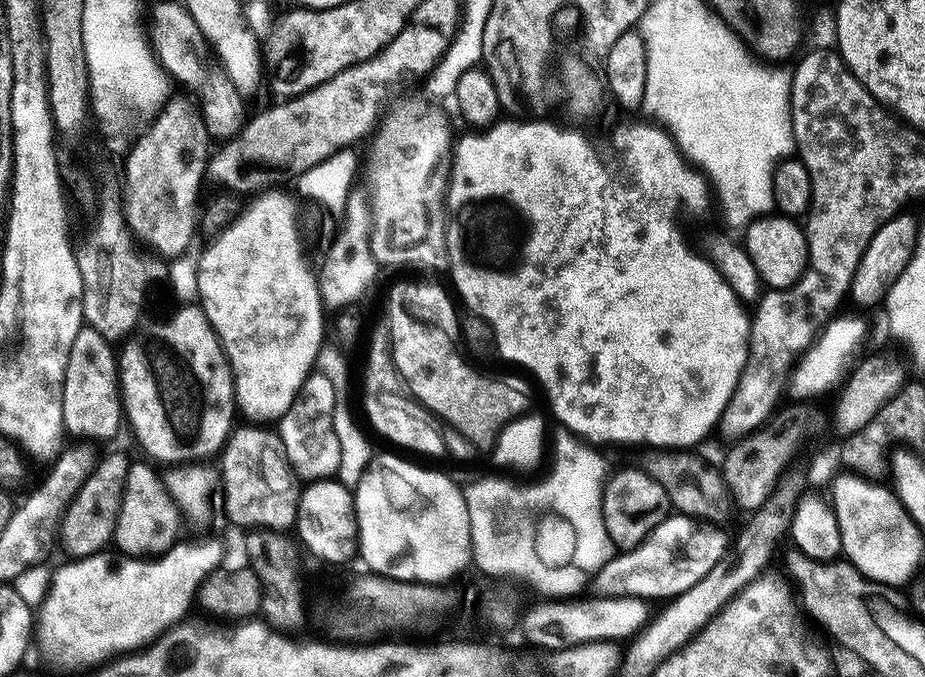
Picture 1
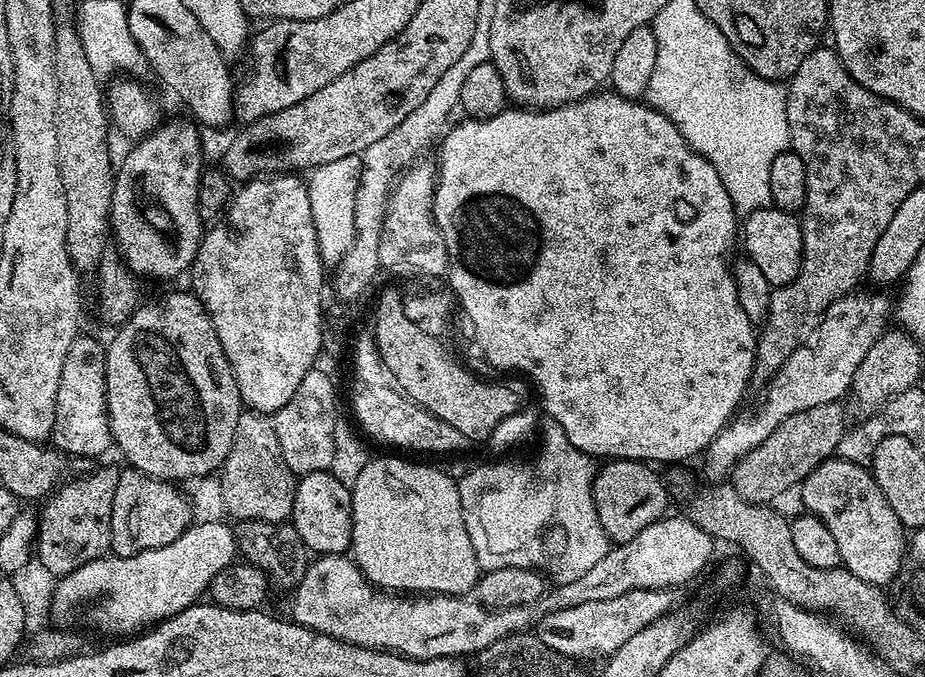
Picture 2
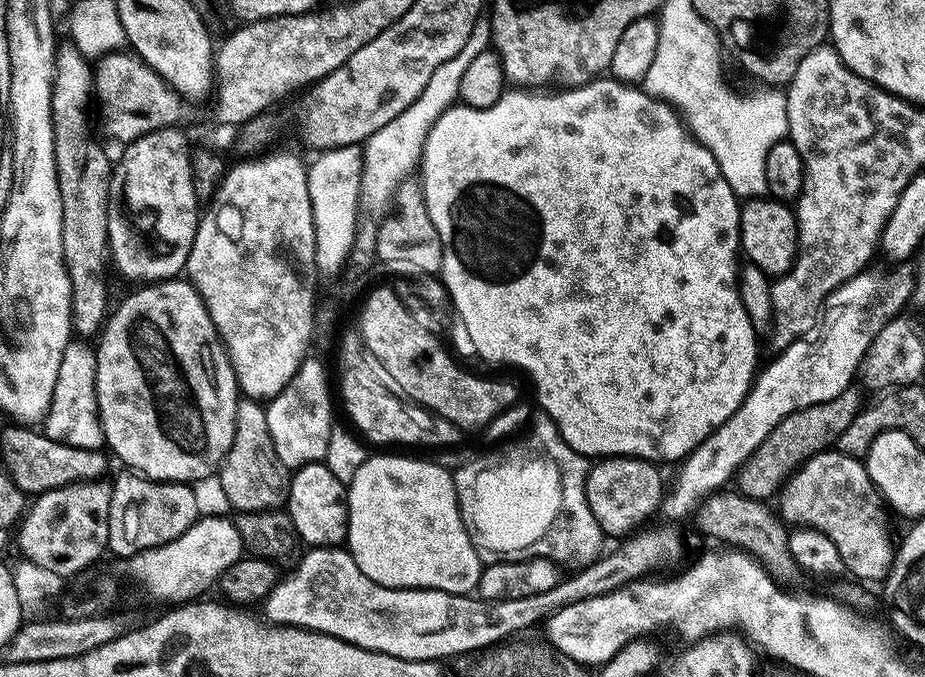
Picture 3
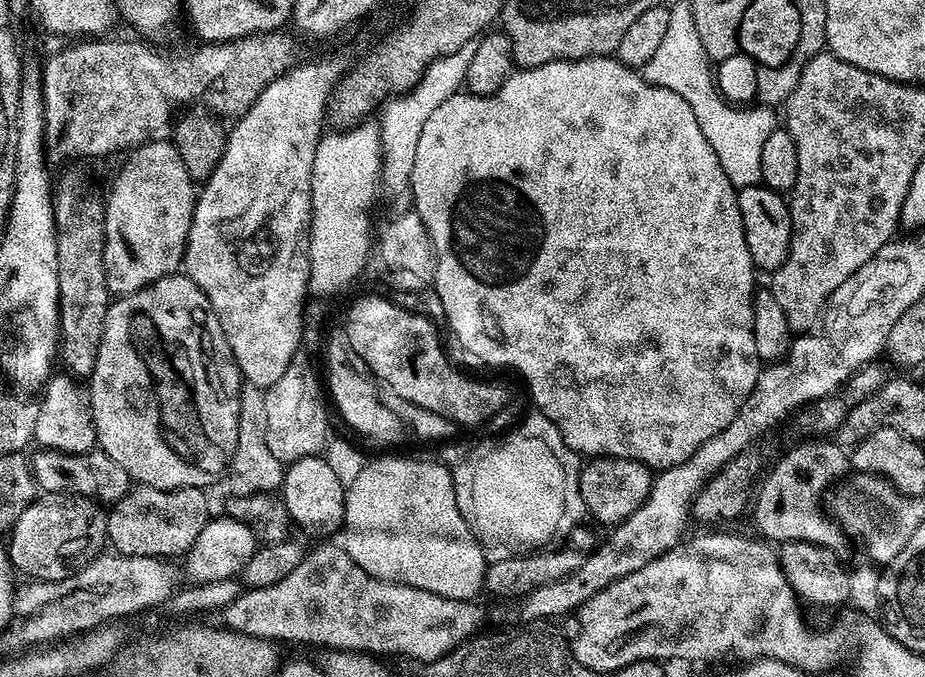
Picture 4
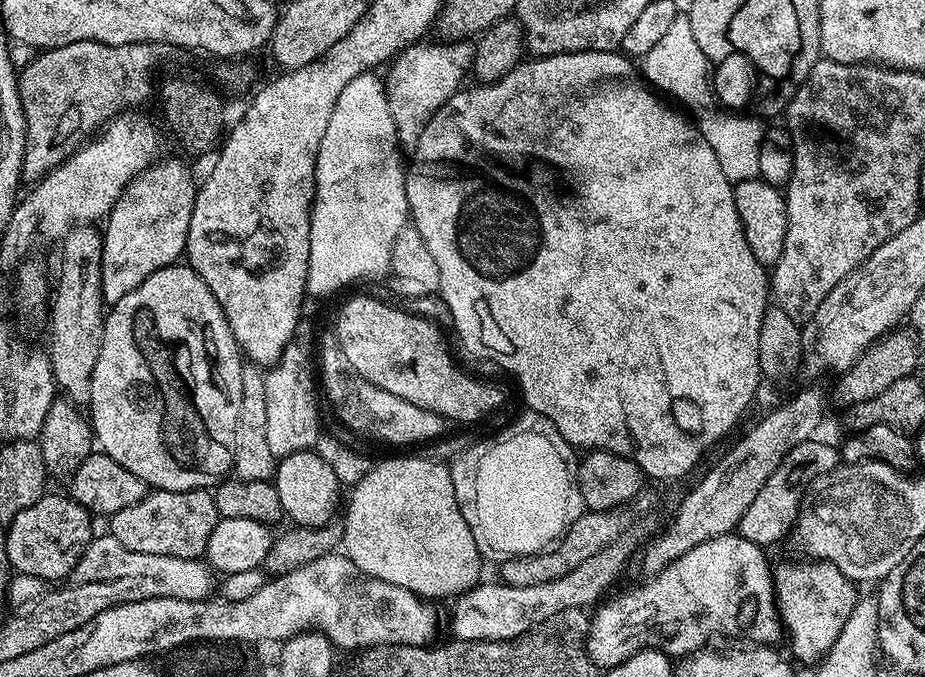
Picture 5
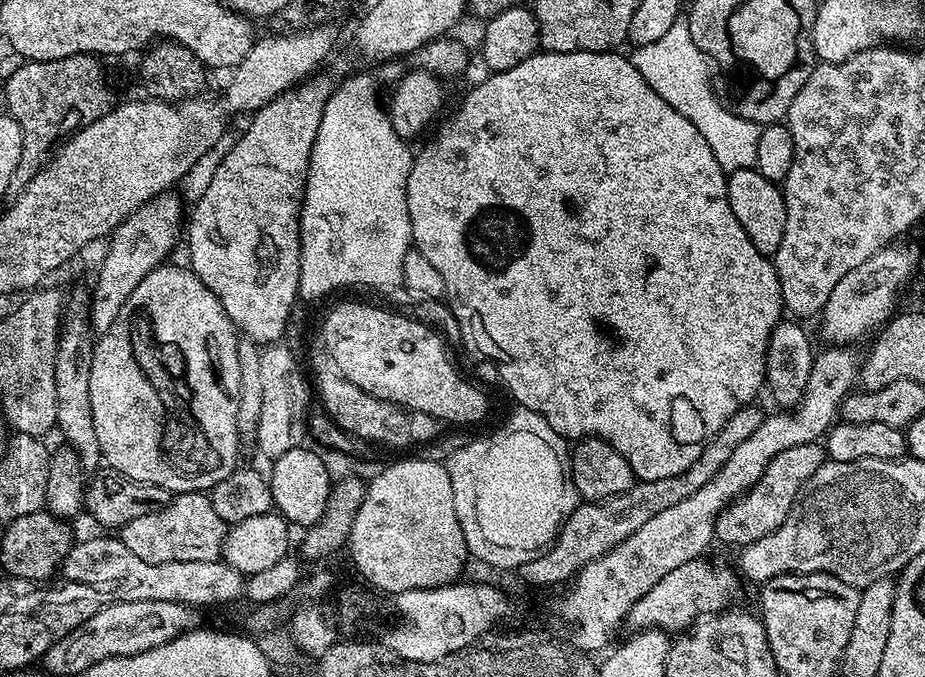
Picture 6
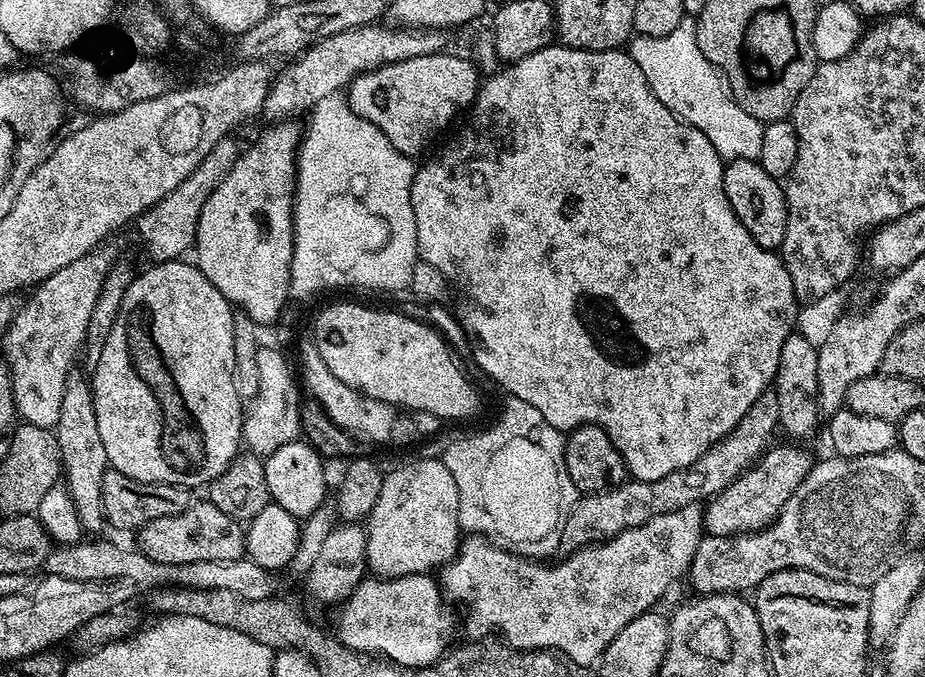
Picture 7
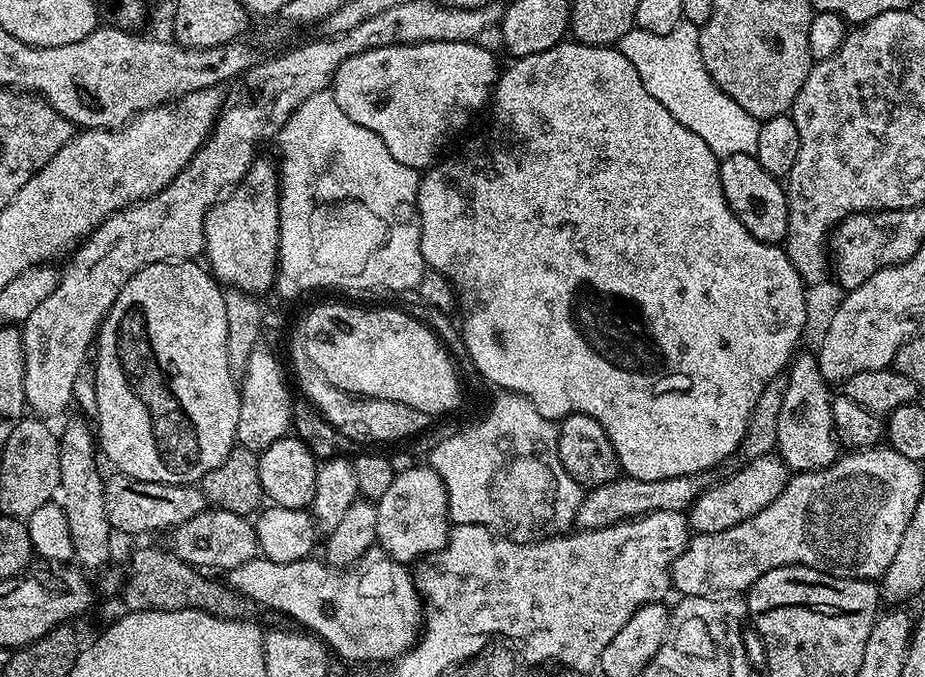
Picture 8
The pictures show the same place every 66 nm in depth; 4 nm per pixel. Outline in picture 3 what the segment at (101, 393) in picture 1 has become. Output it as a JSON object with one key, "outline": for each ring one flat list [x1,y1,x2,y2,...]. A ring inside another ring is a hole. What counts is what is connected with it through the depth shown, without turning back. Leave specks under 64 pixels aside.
{"outline":[[70,342,62,354,62,366,58,366,58,382,54,382,54,398,42,421,42,431,54,442,62,442,66,446,103,449,104,428,100,424,96,401,96,354,84,344,87,343]]}

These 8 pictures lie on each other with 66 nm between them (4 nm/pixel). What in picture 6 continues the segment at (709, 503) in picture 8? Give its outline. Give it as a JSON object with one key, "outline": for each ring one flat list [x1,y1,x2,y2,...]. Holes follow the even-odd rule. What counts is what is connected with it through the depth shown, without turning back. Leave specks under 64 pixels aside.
{"outline":[[820,442,790,446,790,450,782,450,782,454,778,454,772,459,770,466,766,466,762,478,758,478,753,488,724,509,716,523,715,539,724,544,743,546,758,542,758,538,766,538,766,534,774,534,774,530,778,530,778,526,786,522,801,486,825,462,826,448]]}

